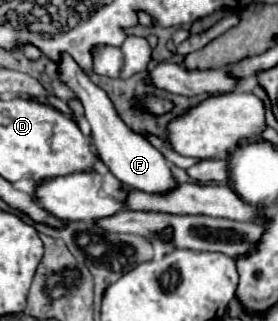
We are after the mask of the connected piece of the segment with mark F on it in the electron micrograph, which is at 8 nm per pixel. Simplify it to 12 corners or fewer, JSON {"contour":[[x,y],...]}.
{"contour":[[69,54],[59,64],[97,154],[125,186],[175,190],[169,162],[125,126]]}

